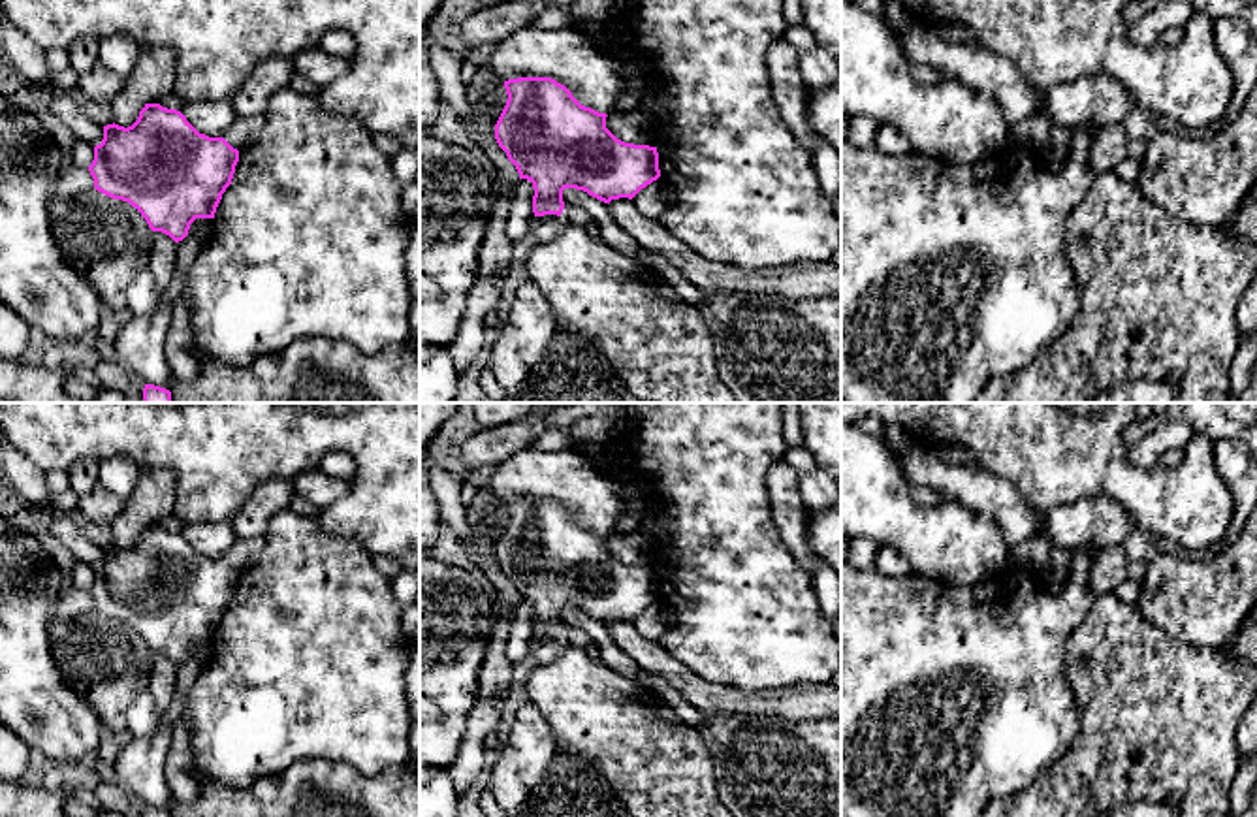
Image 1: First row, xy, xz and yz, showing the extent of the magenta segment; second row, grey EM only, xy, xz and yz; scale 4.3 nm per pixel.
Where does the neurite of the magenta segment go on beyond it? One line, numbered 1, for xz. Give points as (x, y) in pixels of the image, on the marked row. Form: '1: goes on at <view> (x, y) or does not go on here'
1: does not go on here

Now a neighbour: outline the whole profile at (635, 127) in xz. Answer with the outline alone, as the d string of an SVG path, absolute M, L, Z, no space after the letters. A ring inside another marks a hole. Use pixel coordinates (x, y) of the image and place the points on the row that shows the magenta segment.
M613 109L606 117L606 128L625 143L657 147L659 141L659 130L640 109L634 109L630 113Z

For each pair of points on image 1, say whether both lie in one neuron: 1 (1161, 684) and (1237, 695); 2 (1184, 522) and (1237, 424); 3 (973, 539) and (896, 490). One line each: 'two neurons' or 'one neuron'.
1: one neuron
2: two neurons
3: one neuron

